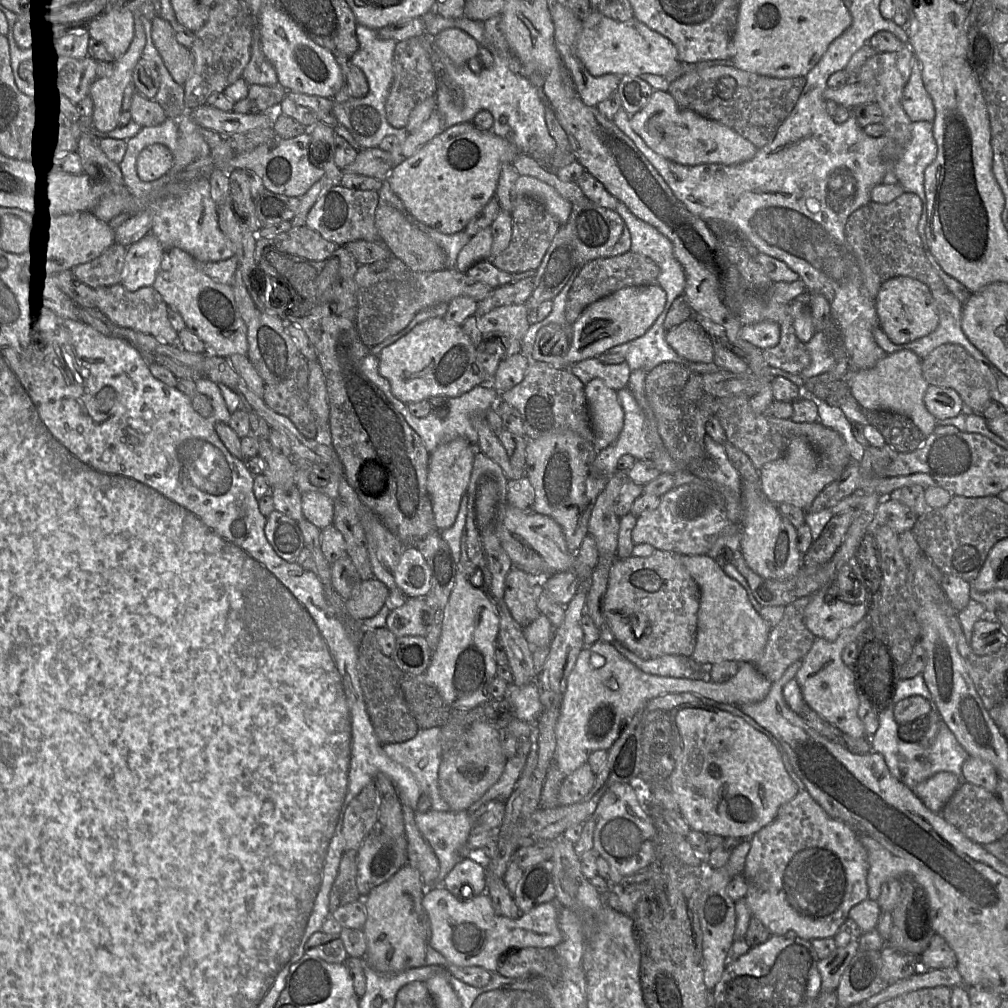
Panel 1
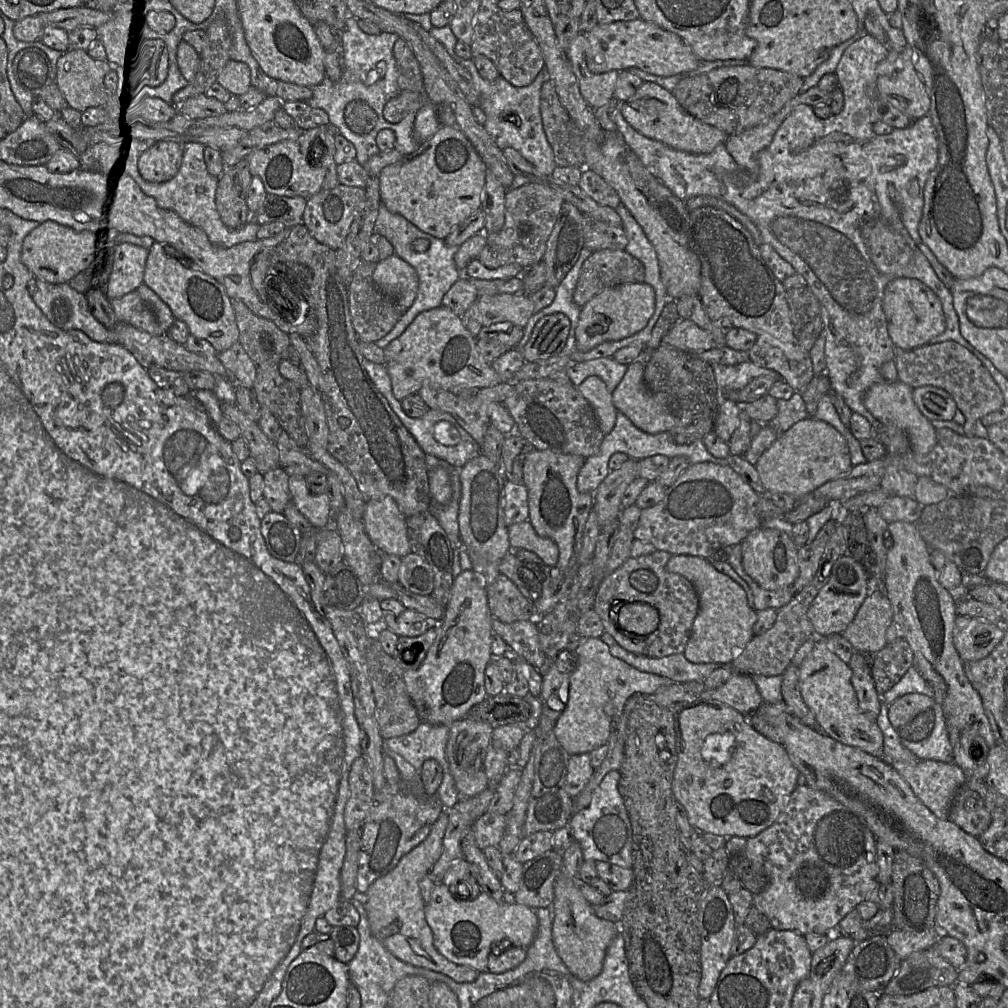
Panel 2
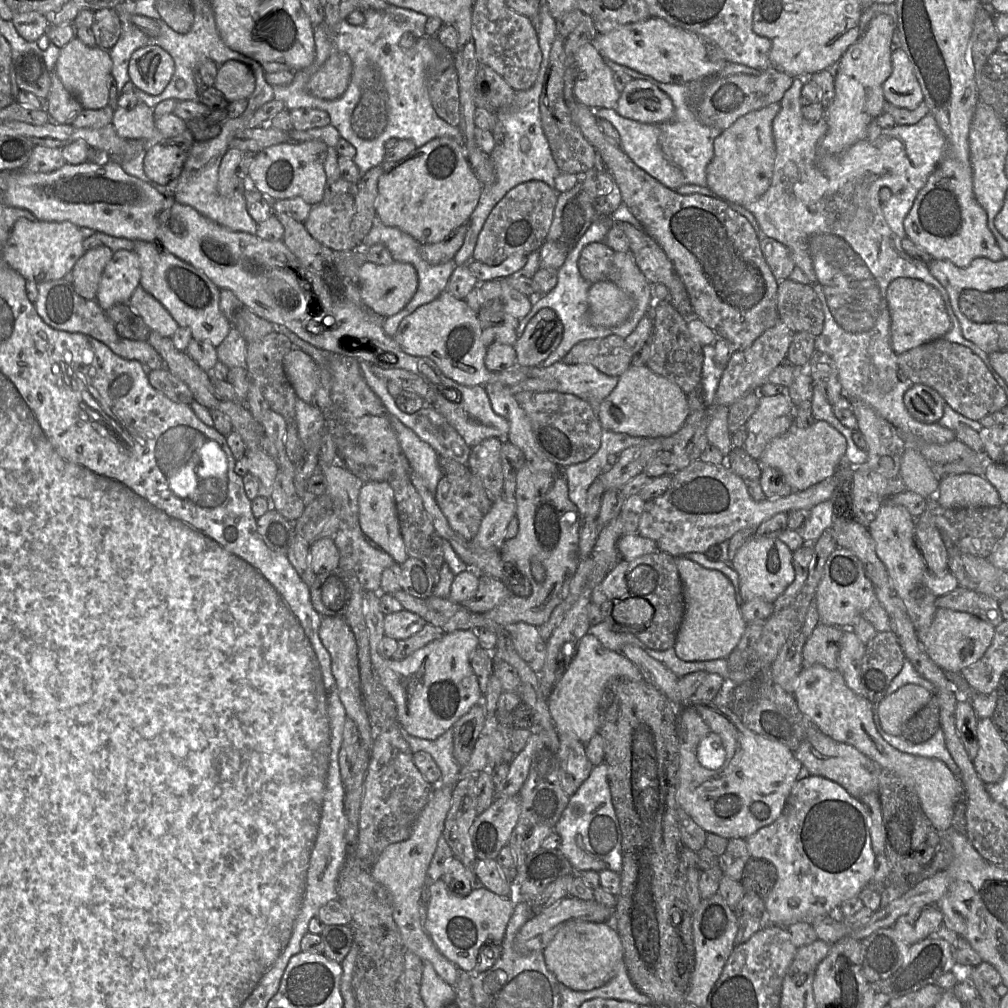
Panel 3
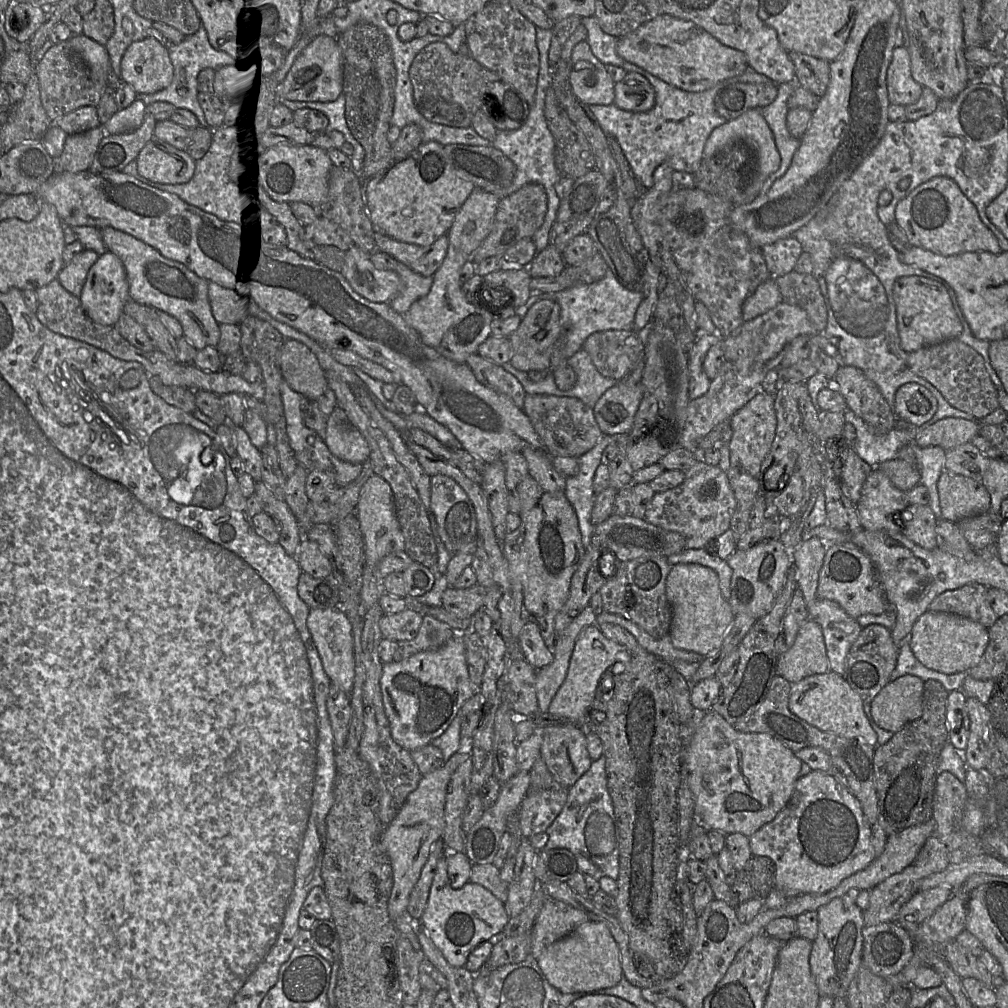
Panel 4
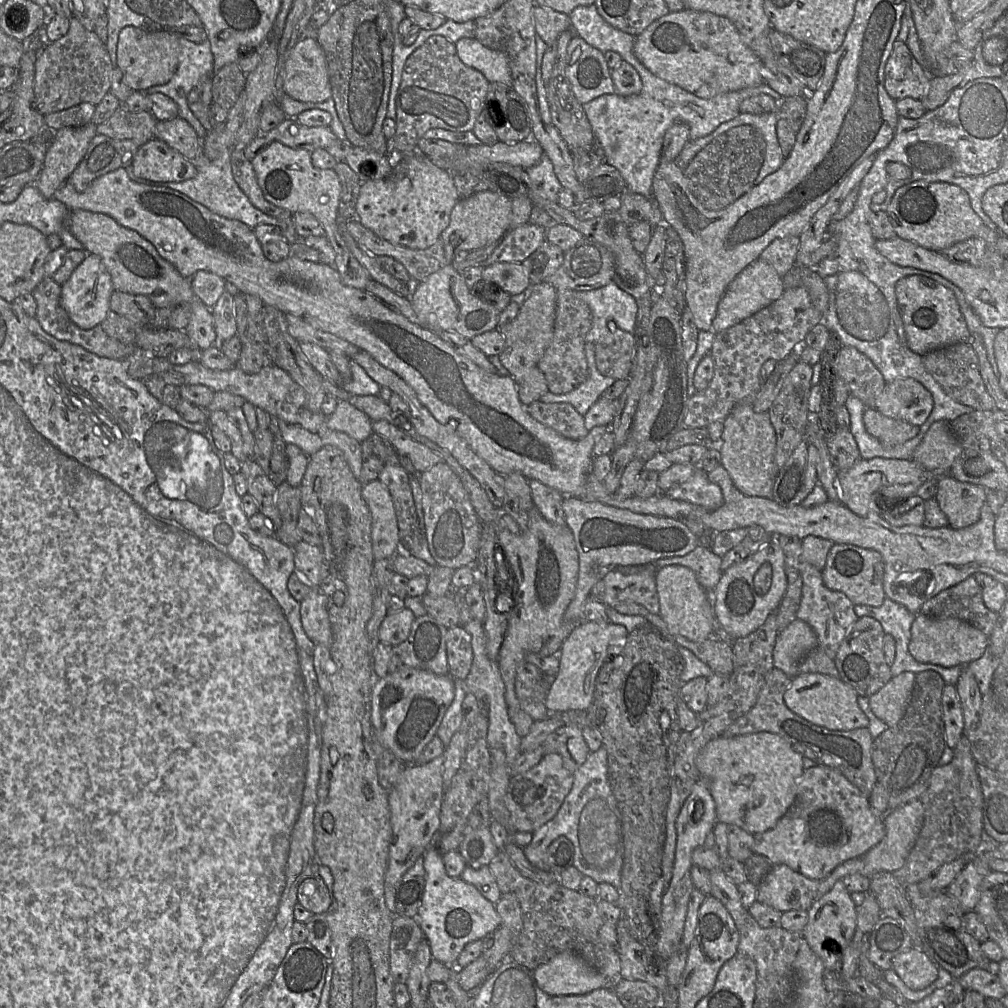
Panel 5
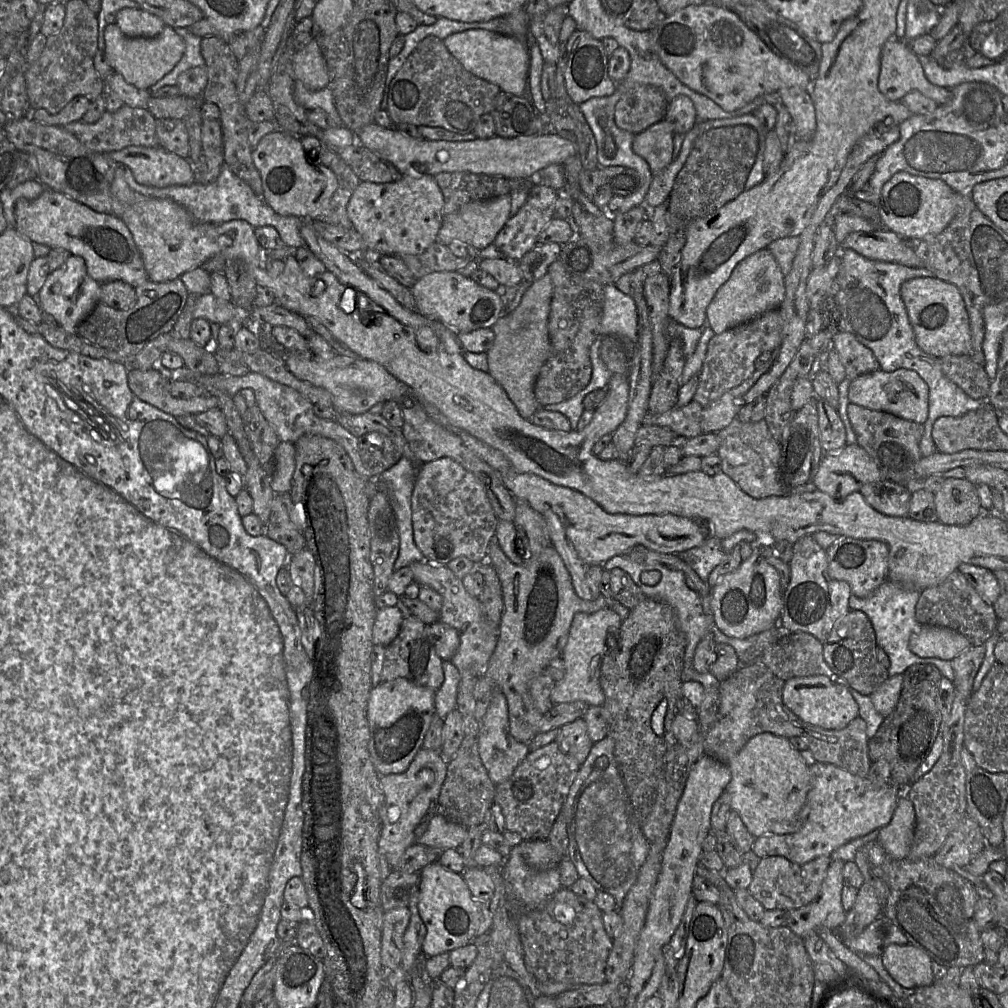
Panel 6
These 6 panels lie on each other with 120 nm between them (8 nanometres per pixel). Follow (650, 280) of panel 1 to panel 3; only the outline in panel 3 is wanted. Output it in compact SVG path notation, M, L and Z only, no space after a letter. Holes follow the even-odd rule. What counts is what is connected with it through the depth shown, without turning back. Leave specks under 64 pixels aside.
M604 241L586 245L579 256L578 267L582 277L591 285L607 280L613 265L613 251Z

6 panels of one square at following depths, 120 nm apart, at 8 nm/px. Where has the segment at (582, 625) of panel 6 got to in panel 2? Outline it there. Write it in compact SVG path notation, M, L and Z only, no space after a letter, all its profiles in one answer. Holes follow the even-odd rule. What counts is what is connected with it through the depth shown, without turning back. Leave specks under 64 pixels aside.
M600 638L582 639L575 649L572 670L561 684L561 690L567 691L567 701L555 724L555 736L569 755L589 753L607 743L611 723L619 719L631 695L653 694L672 683L680 682L672 682L656 674L641 672L612 656L608 645ZM607 704L612 704L615 708L612 717L604 712Z

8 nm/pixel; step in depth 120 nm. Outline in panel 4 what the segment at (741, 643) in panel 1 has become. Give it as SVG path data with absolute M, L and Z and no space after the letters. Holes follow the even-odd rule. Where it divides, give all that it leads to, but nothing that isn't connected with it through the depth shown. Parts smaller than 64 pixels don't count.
M695 563L673 565L666 579L666 596L672 608L668 635L673 646L704 657L715 652L735 617L728 600L721 594L717 573Z

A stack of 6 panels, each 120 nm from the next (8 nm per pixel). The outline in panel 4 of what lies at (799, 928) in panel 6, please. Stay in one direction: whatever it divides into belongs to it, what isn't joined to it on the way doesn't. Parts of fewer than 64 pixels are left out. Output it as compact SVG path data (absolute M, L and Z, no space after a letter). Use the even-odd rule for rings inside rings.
M841 897L821 906L817 911L818 933L812 941L810 954L811 973L815 979L819 995L833 999L843 997L856 976L863 960L864 917L856 904L847 907Z

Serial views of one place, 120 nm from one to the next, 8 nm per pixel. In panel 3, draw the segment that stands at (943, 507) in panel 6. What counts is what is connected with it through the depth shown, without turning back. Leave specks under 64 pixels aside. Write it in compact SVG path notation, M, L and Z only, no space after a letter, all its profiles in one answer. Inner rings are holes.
M969 473L942 477L935 497L945 508L996 507L1001 504L998 491L984 476Z

